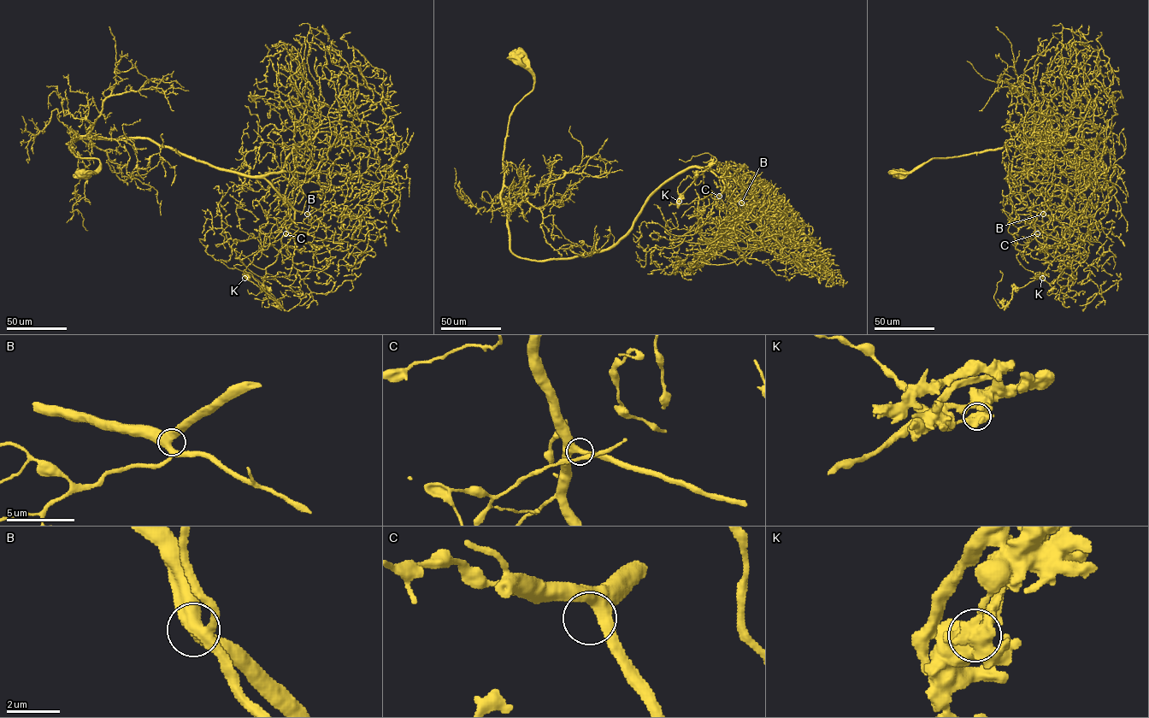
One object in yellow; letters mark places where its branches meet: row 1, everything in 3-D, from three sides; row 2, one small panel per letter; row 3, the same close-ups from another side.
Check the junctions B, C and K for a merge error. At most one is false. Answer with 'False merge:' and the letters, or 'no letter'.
False merge: K

